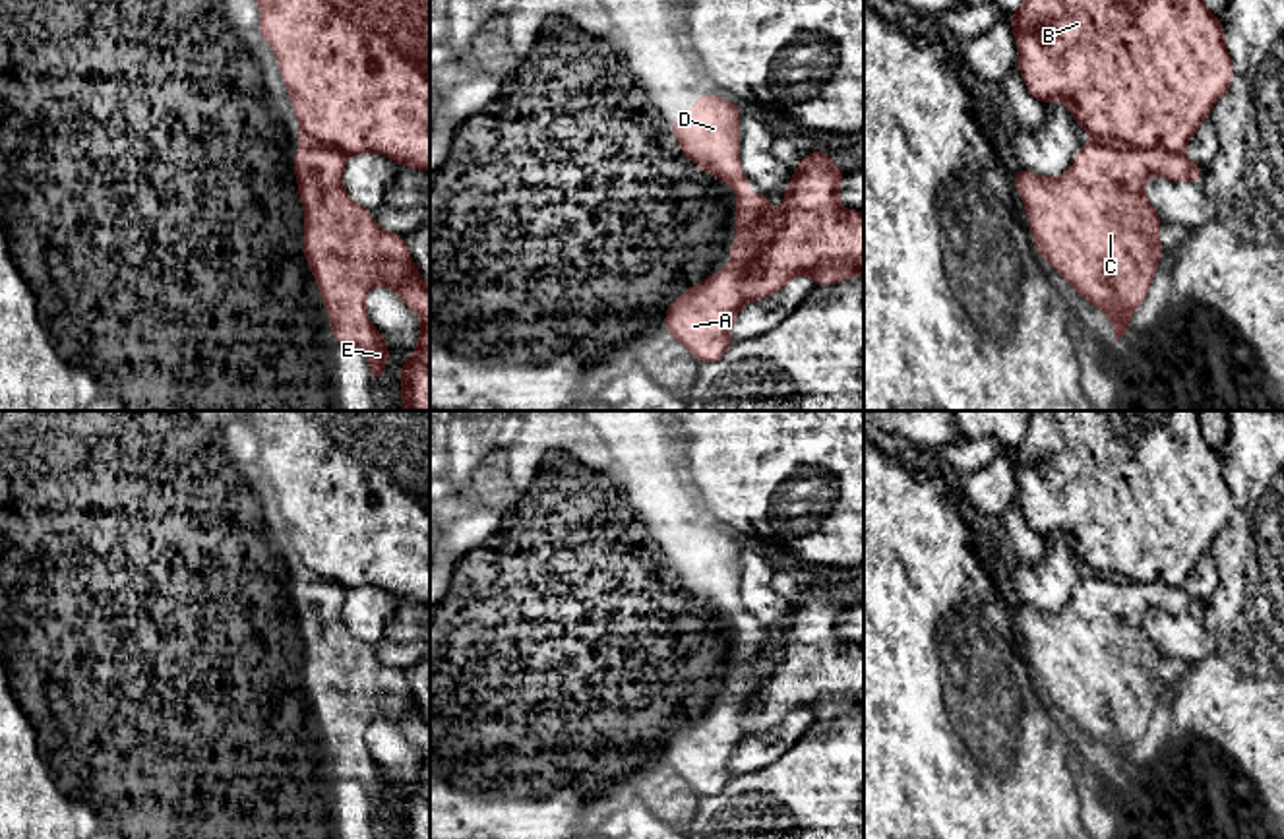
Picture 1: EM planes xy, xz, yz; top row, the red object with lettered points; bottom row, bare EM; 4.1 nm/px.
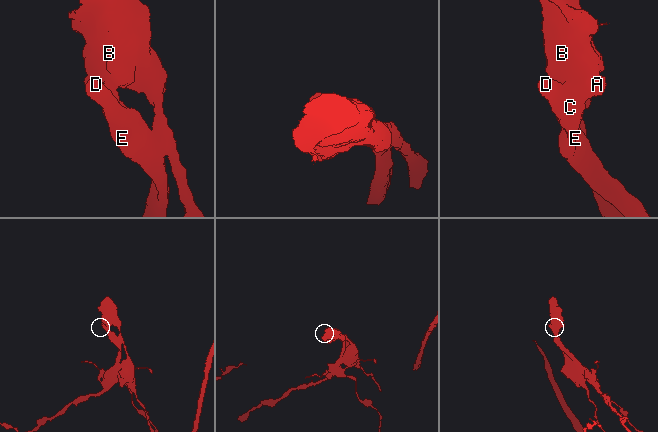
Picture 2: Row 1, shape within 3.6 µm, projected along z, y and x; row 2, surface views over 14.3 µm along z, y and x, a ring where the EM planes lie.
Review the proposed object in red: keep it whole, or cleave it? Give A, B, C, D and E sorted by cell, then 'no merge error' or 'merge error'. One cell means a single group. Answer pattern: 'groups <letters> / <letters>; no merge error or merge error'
groups A C D E / B; merge error

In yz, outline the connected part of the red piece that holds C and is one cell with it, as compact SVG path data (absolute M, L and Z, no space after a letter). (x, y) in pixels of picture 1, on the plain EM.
M1088 575L1075 591L1073 601L1059 612L1044 612L1021 601L1015 622L1028 645L1032 676L1042 692L1086 734L1102 742L1114 758L1119 775L1129 752L1145 734L1154 703L1166 686L1158 663L1162 653L1145 632L1148 608L1166 614L1203 616L1207 605L1183 587L1143 585L1112 575Z

